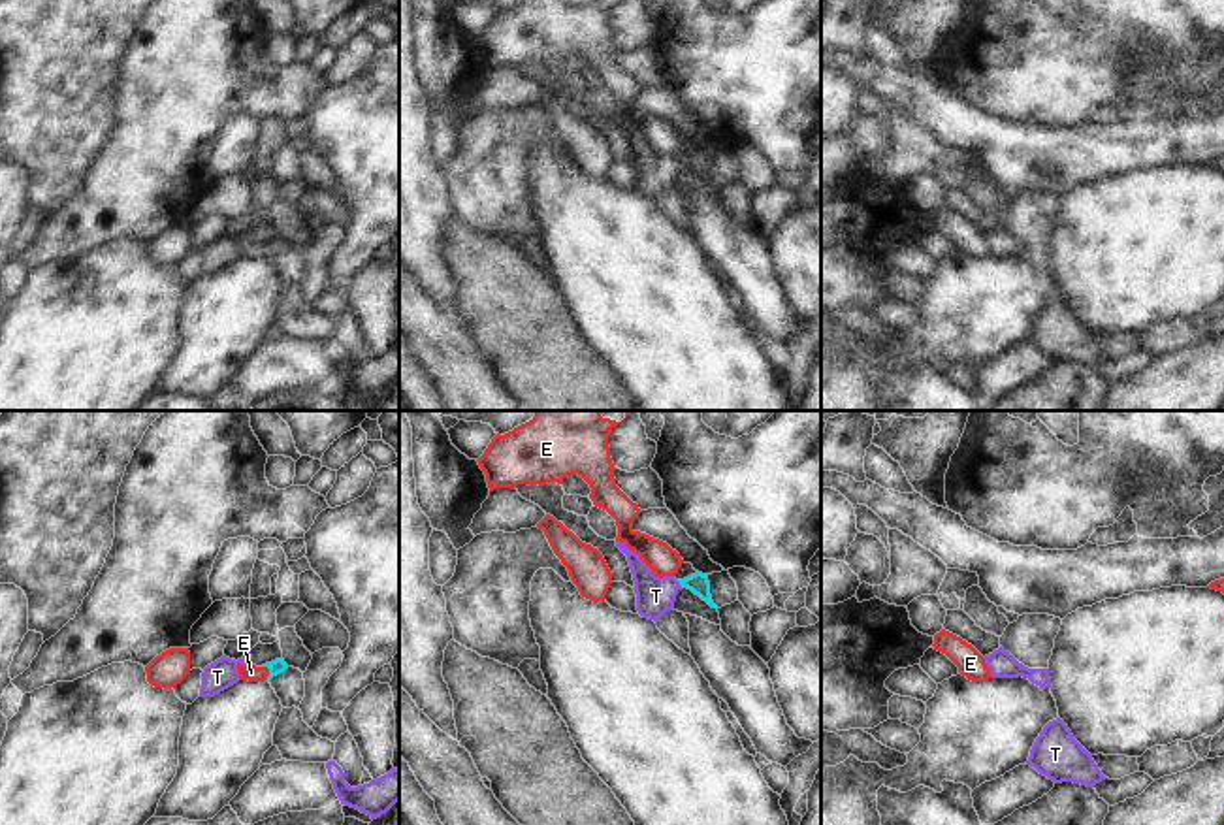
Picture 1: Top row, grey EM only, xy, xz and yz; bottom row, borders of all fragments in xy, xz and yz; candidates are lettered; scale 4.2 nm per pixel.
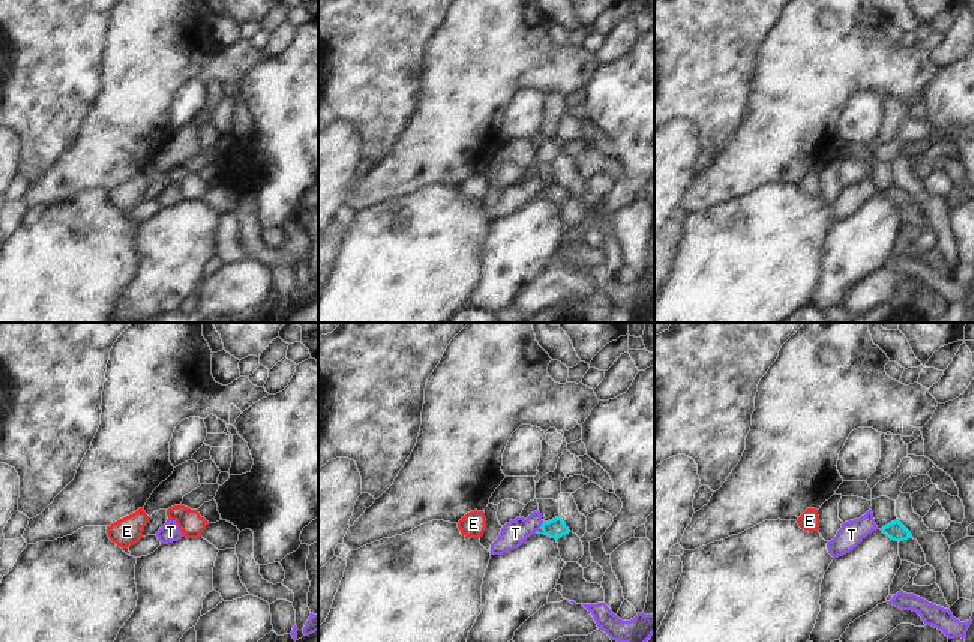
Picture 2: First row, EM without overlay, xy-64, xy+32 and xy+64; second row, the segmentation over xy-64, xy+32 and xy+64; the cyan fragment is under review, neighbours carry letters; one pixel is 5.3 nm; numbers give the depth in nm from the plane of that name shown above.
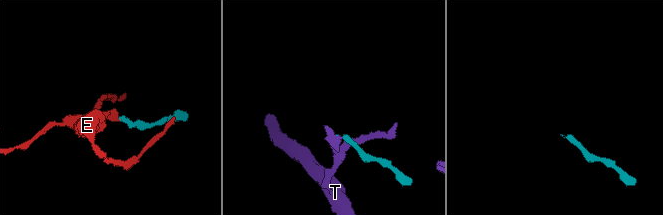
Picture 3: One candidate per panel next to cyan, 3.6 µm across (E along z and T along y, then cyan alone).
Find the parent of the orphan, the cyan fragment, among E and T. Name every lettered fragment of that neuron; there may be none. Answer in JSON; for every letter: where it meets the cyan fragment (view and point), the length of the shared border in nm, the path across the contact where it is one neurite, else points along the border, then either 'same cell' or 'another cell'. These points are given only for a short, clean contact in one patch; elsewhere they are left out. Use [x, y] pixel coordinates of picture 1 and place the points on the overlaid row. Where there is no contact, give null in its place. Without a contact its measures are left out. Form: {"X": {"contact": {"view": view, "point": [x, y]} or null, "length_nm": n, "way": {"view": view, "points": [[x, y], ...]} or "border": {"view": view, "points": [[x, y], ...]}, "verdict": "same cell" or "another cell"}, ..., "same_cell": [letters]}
{"E": {"contact": {"view": "xy", "point": [270, 671]}, "length_nm": 70, "way": {"view": "xy", "points": [[275, 667], [270, 671], [251, 673]]}, "verdict": "same cell"}, "T": {"contact": {"view": "xz", "point": [680, 584]}, "length_nm": 40, "border": {"view": "xz", "points": [[676, 581], [680, 586]]}, "verdict": "another cell"}, "same_cell": ["E"]}

